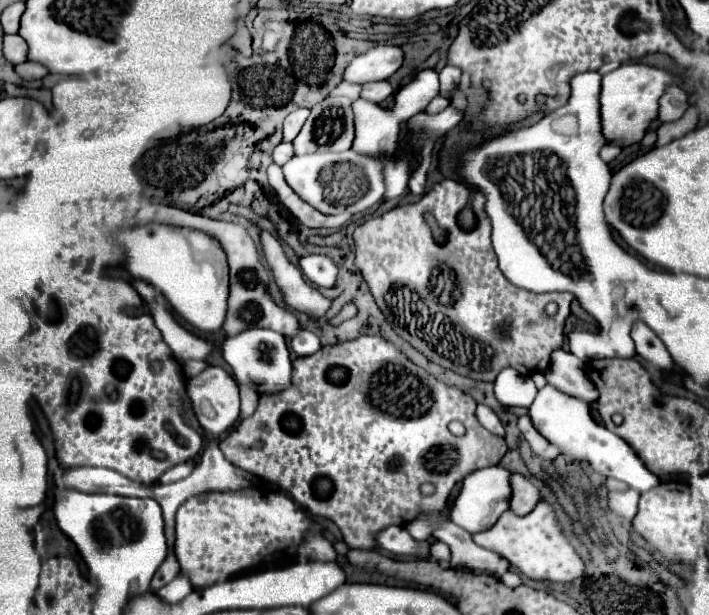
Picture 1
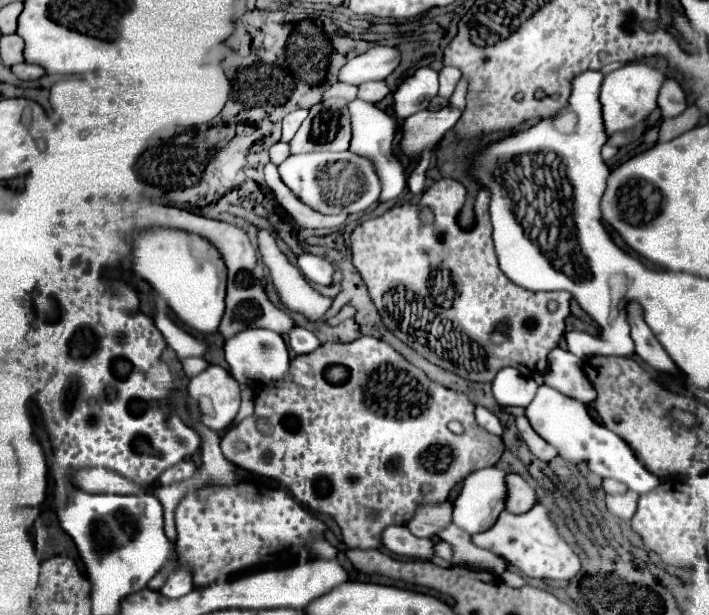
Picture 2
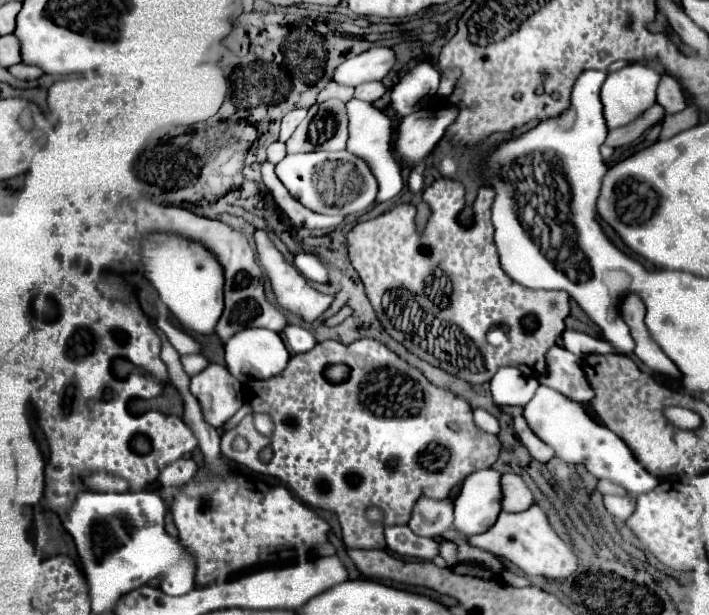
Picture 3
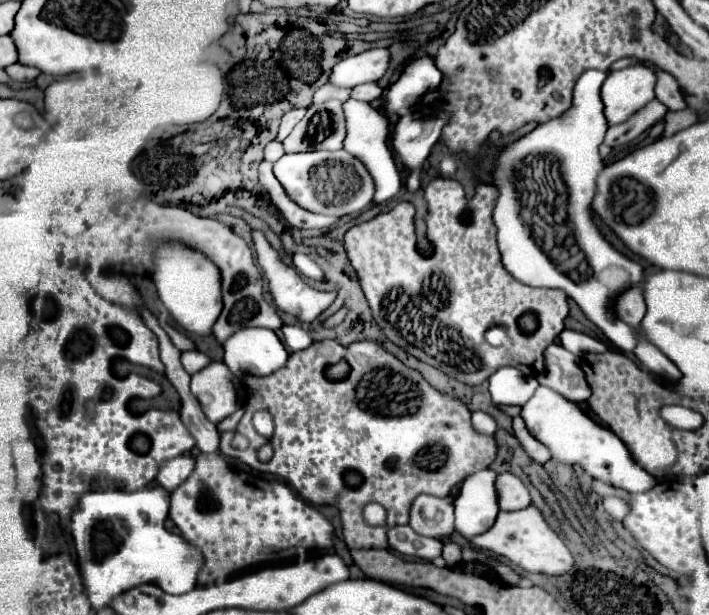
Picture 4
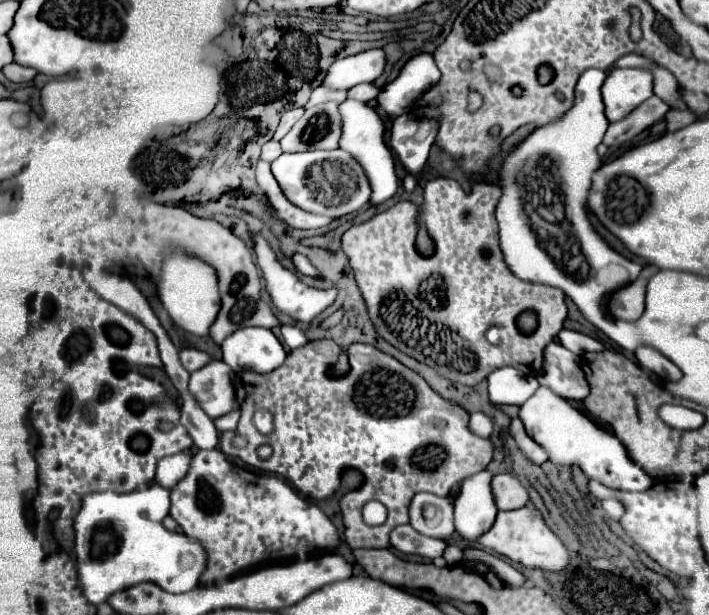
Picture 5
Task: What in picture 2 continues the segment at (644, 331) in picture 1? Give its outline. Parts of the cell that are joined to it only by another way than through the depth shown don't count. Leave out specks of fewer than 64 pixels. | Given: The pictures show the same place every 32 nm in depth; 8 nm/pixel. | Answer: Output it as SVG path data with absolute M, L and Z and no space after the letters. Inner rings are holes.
M638 304L628 306L628 322L632 328L632 340L636 344L636 354L654 370L666 372L666 374L678 374L676 364L670 360L670 356L664 352L660 342L652 336L650 328L644 322L642 308Z

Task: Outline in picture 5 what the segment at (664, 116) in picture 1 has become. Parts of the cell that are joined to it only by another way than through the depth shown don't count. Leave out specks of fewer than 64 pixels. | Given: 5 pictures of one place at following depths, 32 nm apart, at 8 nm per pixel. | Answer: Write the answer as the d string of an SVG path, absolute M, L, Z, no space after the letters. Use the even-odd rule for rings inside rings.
M628 54L628 56L620 58L614 66L636 66L636 62L638 62L638 68L644 68L644 70L652 72L654 94L658 94L664 102L668 102L674 108L684 108L684 102L678 96L678 80L674 78L674 74L668 68L660 66L652 58L646 58L646 56L642 58L638 54Z

